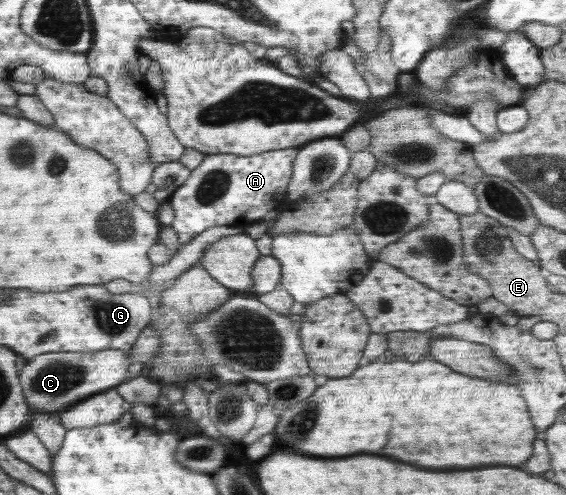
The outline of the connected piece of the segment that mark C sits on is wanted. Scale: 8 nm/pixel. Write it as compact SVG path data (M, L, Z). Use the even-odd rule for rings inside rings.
M120 349L42 353L27 360L19 375L19 383L22 394L33 411L59 414L90 395L119 386L130 378L128 369L131 364L128 353Z

